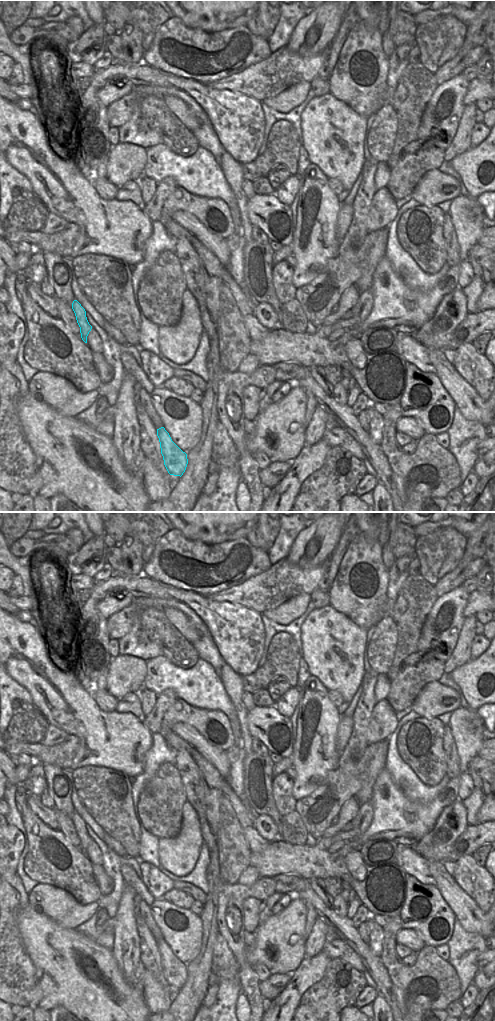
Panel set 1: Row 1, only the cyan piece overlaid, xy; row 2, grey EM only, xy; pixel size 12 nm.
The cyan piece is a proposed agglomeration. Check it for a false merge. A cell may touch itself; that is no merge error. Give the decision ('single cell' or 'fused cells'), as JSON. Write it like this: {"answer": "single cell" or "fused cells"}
{"answer": "fused cells"}

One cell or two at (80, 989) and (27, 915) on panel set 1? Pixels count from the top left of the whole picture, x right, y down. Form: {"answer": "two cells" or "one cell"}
{"answer": "one cell"}

